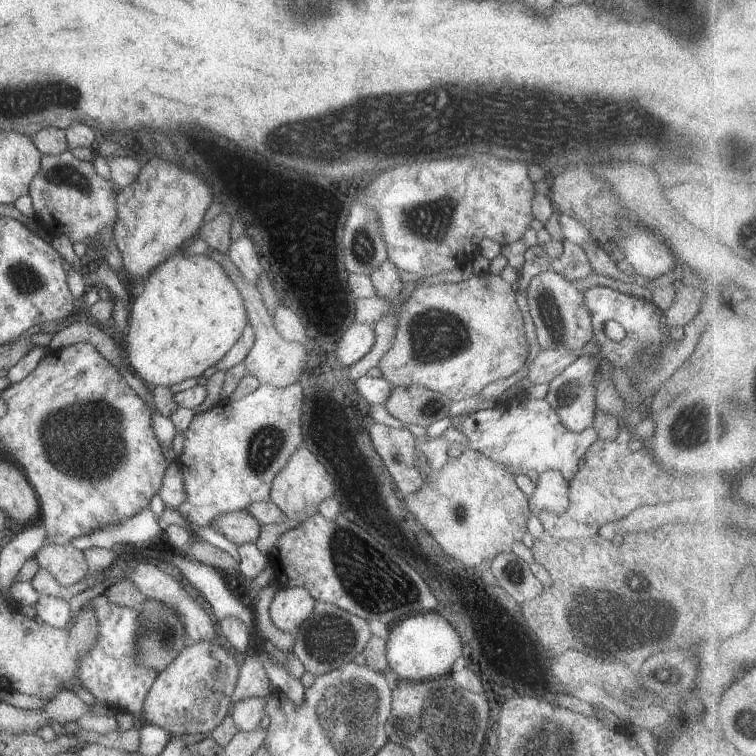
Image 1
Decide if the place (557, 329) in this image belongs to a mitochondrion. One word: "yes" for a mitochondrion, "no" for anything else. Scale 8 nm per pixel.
yes

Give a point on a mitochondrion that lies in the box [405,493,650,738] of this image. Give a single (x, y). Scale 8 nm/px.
(460, 516)

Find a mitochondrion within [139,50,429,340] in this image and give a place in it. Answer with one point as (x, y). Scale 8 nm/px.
(362, 251)

